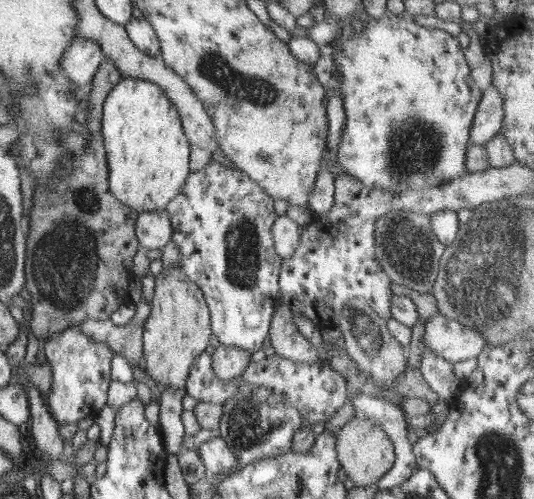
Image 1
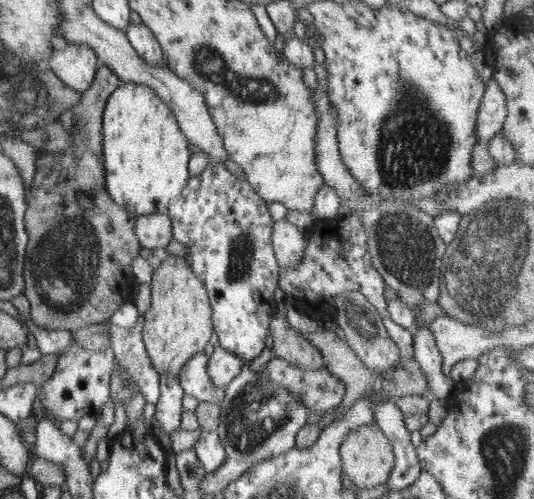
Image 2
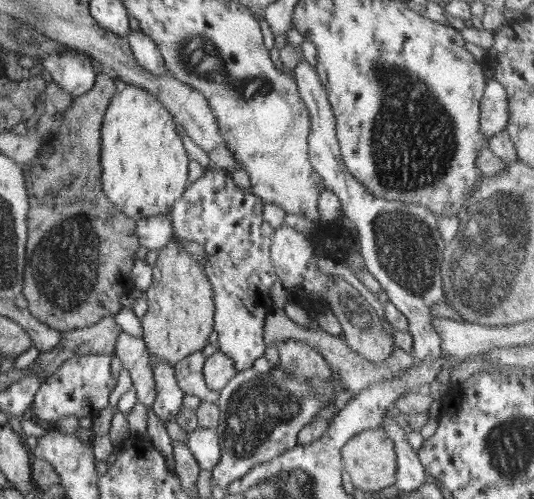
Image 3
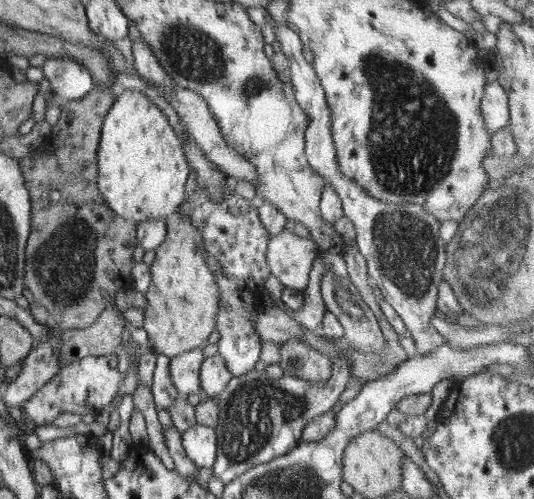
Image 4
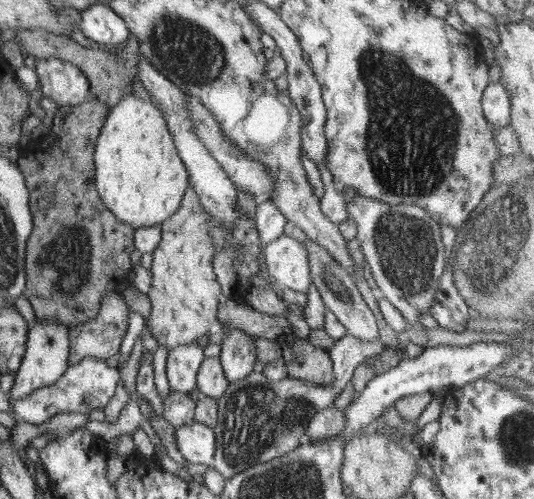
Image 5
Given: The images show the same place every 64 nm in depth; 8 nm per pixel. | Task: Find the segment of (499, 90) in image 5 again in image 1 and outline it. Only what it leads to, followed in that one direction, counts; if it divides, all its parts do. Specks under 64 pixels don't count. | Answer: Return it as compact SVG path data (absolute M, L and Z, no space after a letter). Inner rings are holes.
M492 85L483 91L469 130L470 144L484 145L501 132L503 123L503 98Z

